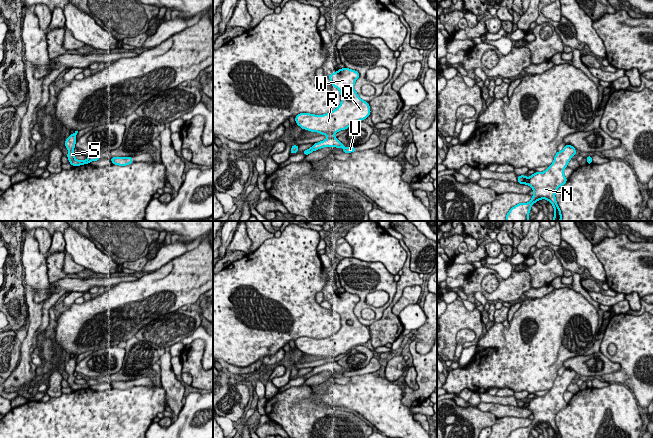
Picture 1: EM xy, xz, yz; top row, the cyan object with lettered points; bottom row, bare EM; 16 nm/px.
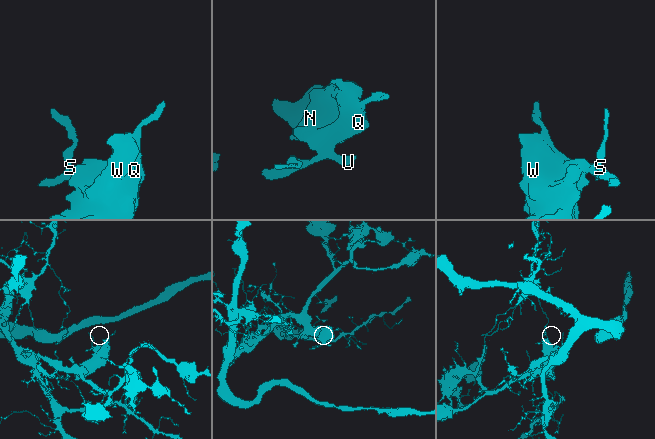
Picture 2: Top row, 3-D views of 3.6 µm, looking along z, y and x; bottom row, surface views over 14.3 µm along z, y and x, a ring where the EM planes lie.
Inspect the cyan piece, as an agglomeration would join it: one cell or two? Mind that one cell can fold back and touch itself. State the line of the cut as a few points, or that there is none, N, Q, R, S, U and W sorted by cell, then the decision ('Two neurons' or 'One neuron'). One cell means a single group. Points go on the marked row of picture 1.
No split. Groups: N Q R S U W. One neuron

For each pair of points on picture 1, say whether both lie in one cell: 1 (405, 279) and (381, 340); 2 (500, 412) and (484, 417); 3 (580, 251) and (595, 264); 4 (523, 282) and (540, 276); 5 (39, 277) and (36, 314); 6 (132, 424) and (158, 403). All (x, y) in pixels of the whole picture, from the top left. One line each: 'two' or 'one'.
1: one
2: two
3: one
4: two
5: two
6: one

